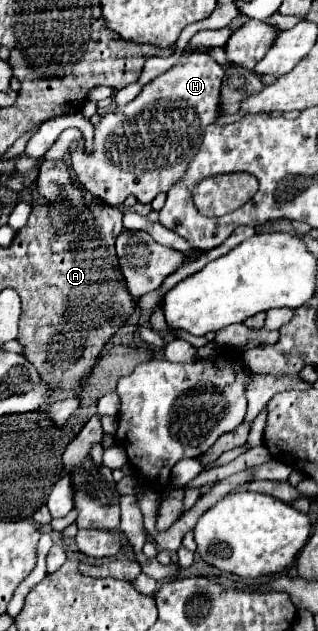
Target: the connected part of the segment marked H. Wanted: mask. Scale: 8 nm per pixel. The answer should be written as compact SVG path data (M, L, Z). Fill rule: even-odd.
M196 49L188 59L178 61L164 75L148 83L132 103L102 115L100 123L94 127L92 155L88 155L84 147L70 153L72 169L76 171L78 181L100 201L118 207L128 229L142 229L160 245L174 247L182 253L192 251L182 237L176 237L176 233L162 227L158 221L152 223L146 215L124 207L124 201L128 195L136 195L138 201L150 203L158 193L166 193L172 183L184 175L198 145L202 143L204 127L216 119L218 93L224 75L225 70L210 57L210 53ZM106 131L110 133L106 135Z

